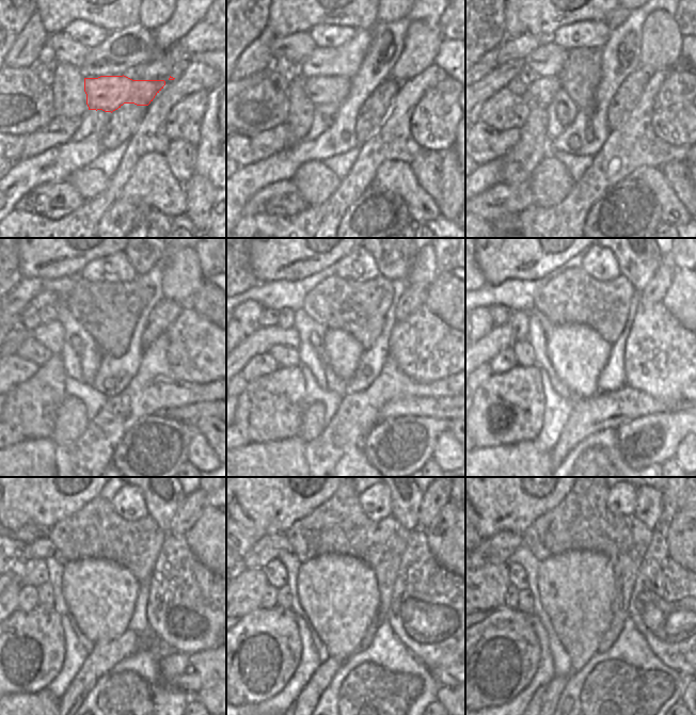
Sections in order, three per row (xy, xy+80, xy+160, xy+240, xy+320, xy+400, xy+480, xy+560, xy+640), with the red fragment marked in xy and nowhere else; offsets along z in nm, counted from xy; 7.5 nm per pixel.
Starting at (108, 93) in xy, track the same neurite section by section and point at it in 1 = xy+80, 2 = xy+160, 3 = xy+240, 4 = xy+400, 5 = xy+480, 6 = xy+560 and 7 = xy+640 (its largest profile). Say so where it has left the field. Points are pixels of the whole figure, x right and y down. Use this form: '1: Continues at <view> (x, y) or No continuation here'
1: Continues at xy+80 (320, 90)
2: Continues at xy+160 (539, 94)
3: Continues at xy+240 (51, 335)
4: Continues at xy+400 (500, 337)
5: Continues at xy+480 (9, 576)
6: No continuation here
7: No continuation here

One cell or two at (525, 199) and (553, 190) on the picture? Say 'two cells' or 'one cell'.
two cells

